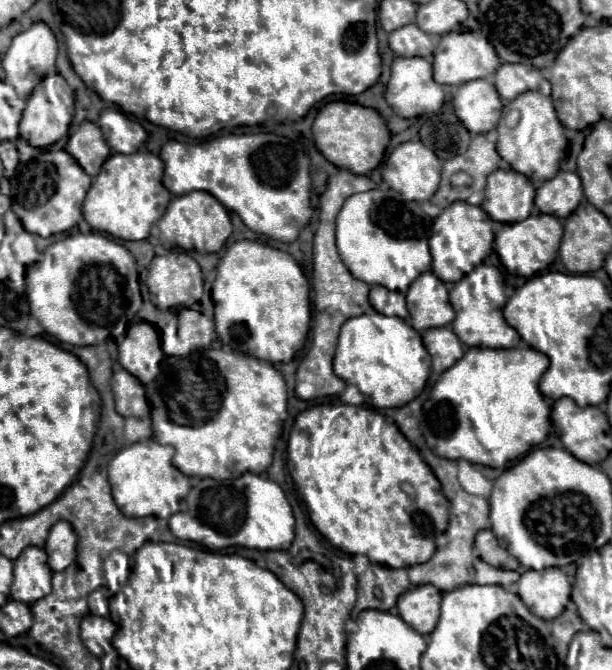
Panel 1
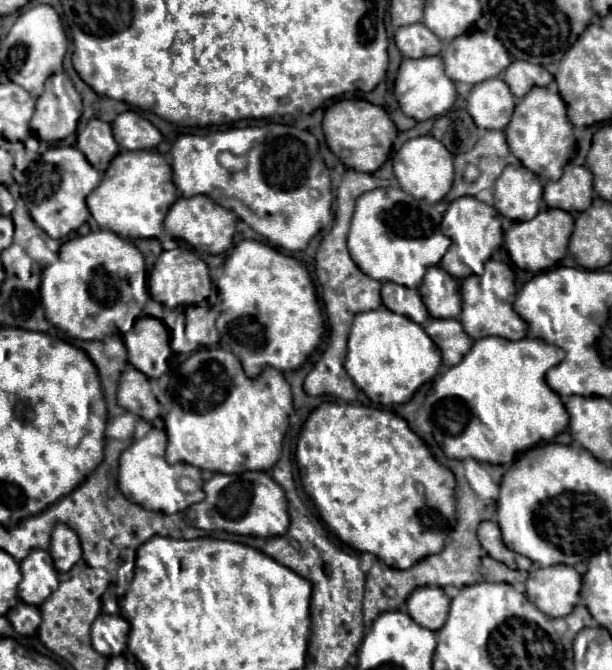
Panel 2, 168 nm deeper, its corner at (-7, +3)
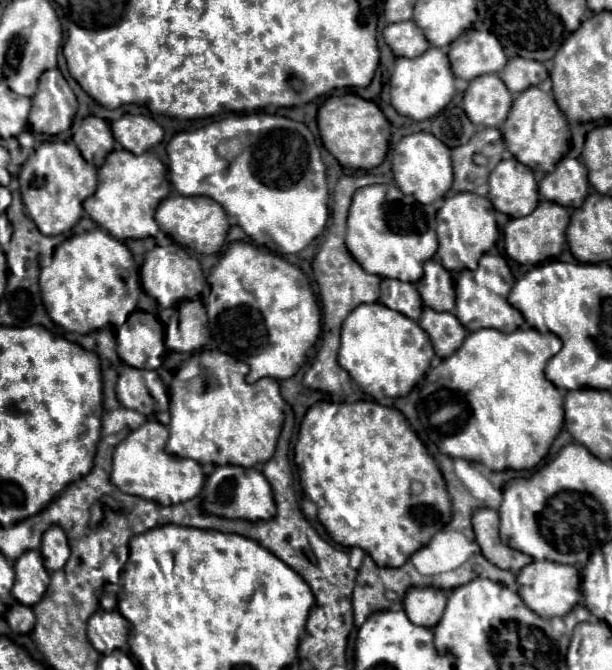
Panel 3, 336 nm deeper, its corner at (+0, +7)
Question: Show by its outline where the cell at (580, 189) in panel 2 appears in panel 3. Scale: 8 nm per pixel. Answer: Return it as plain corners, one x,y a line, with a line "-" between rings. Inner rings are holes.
563,157
557,165
555,171
545,175
539,183
539,195
547,201
559,203
563,207
581,207
585,197
589,193
589,183
587,183
587,169
579,159
571,159
571,157

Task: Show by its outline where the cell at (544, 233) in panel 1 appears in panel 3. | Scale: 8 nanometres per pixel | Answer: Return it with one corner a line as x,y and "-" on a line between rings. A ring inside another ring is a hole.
541,201
539,207
525,217
511,219
503,233
505,233
505,251
507,255
525,265
537,265
551,257
559,257
563,243
565,243
565,229
569,225
569,211
563,205
557,205
553,201

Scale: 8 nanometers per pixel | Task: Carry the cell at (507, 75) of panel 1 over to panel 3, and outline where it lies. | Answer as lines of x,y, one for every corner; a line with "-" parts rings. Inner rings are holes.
513,57
505,65
505,69
499,73
499,77
503,79
503,83
507,85
507,89
511,93
521,93
527,87
539,85
549,75
547,75
547,69
543,67
543,63
539,63
539,61
525,61
523,57

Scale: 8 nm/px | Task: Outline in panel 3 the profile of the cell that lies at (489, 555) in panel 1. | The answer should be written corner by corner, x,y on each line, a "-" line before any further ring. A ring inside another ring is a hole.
477,509
471,517
475,541
481,547
481,553
499,569
507,571
521,571
533,559
517,549
511,549
499,539
499,513
495,509

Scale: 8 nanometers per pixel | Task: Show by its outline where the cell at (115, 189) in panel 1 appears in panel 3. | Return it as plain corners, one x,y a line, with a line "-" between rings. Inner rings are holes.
115,149
107,155
105,163
99,167
99,183
95,195
85,199
85,211
117,239
145,239
159,233
155,223
157,205
171,193
167,179
167,167
153,155
133,155
125,149

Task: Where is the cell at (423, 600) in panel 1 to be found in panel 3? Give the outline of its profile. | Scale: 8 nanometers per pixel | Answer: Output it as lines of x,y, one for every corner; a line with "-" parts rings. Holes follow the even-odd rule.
411,587
405,595
403,607
407,617
421,627
433,629
437,621
441,619
441,613
445,609
447,595
441,589
435,587

